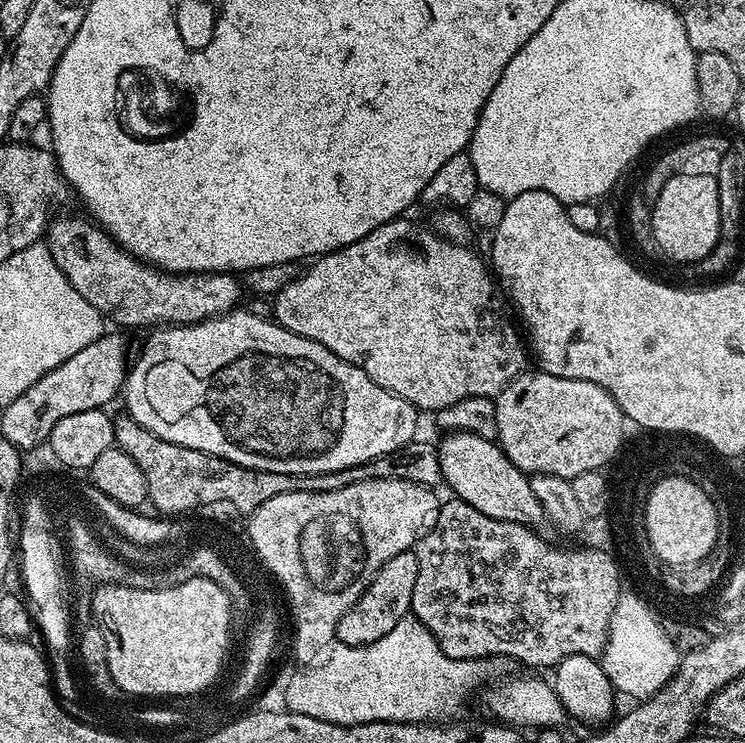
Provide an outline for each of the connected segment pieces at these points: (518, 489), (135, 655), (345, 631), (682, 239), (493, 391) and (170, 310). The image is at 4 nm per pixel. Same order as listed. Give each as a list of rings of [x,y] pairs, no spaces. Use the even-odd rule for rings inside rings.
[[[449,432],[443,437],[444,441],[439,441],[438,451],[440,454],[440,475],[443,483],[452,487],[451,495],[457,500],[466,502],[474,506],[474,510],[482,510],[482,514],[490,514],[490,518],[498,518],[506,522],[518,522],[530,526],[530,500],[534,499],[534,504],[538,503],[538,498],[534,498],[534,490],[530,490],[529,473],[520,472],[510,458],[500,449],[496,440],[487,440],[478,434],[469,432]]]
[[[209,578],[191,579],[184,587],[155,593],[124,591],[117,584],[102,584],[95,591],[92,612],[106,638],[106,658],[110,662],[113,685],[121,693],[189,692],[212,680],[224,652],[225,629],[231,610],[230,598],[217,583]]]
[[[415,551],[403,552],[377,572],[370,586],[358,598],[358,602],[336,627],[336,640],[346,646],[366,646],[370,642],[378,642],[378,638],[386,638],[398,622],[411,613],[414,598],[414,582],[418,582],[418,558]]]
[[[681,170],[662,186],[662,190],[651,201],[651,215],[653,226],[653,238],[661,253],[668,255],[670,259],[677,260],[680,264],[692,264],[704,260],[706,254],[714,250],[714,246],[720,237],[720,211],[718,210],[718,182],[715,175],[704,172],[688,172]]]
[[[397,218],[378,226],[378,230],[370,230],[370,234],[366,234],[366,238],[358,238],[358,242],[319,257],[313,263],[316,265],[309,272],[308,269],[301,271],[298,279],[290,282],[290,286],[286,286],[274,297],[274,320],[286,330],[290,330],[302,338],[310,338],[314,342],[326,346],[326,350],[330,350],[338,358],[358,366],[358,370],[362,370],[378,386],[398,394],[398,398],[410,402],[421,413],[435,414],[441,412],[446,406],[454,406],[454,402],[462,402],[462,398],[474,398],[475,396],[495,398],[514,377],[525,371],[527,364],[524,363],[530,360],[530,356],[526,351],[526,344],[522,336],[522,341],[520,341],[515,326],[508,321],[508,316],[504,313],[499,298],[492,296],[494,276],[489,265],[485,261],[483,264],[471,252],[471,247],[455,244],[452,240],[446,240],[442,236],[437,236],[435,231],[425,228],[411,224],[408,218]]]
[[[57,215],[46,229],[46,243],[54,262],[62,274],[76,290],[98,310],[101,316],[116,324],[125,324],[128,328],[149,326],[175,326],[178,324],[197,324],[209,320],[212,316],[224,316],[233,311],[240,300],[242,284],[231,272],[161,272],[151,264],[144,264],[136,257],[125,252],[103,228],[89,219],[71,220],[68,216]]]

